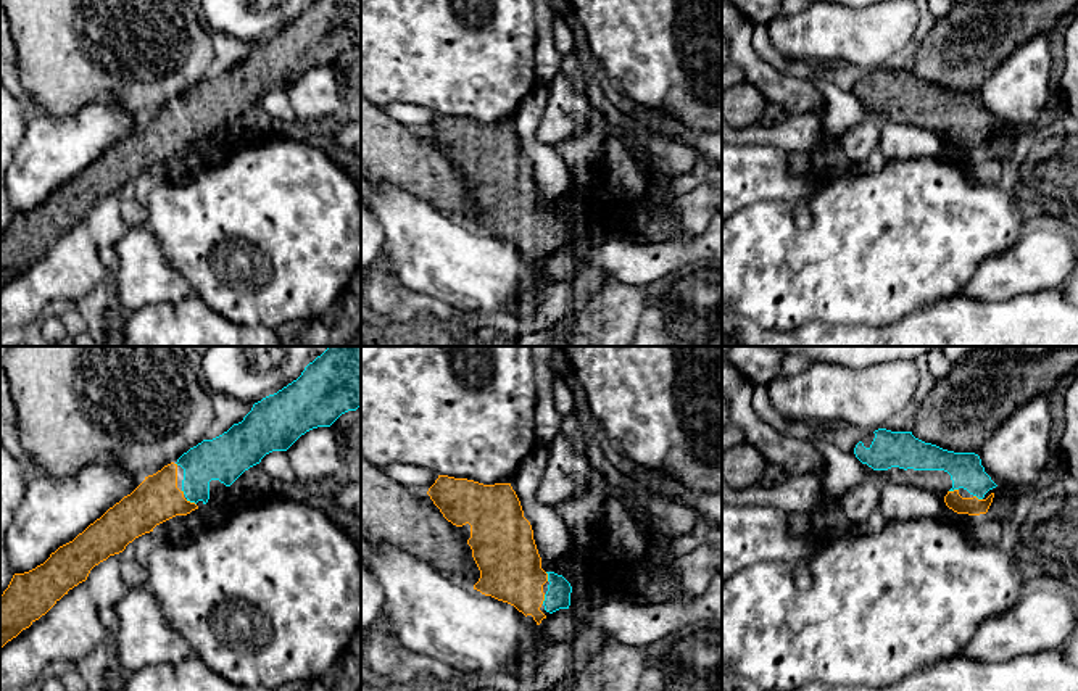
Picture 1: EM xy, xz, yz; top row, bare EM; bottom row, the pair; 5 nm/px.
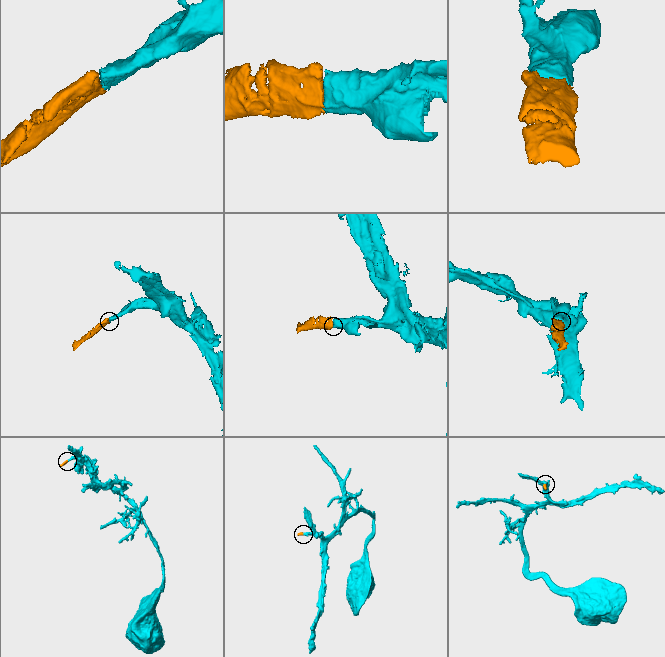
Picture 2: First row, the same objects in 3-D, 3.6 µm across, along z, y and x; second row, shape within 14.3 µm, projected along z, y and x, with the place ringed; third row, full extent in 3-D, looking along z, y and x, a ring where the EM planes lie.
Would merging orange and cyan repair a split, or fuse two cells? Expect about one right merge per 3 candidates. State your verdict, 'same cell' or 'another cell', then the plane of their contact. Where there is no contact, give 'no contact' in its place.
same cell; contact in xy

